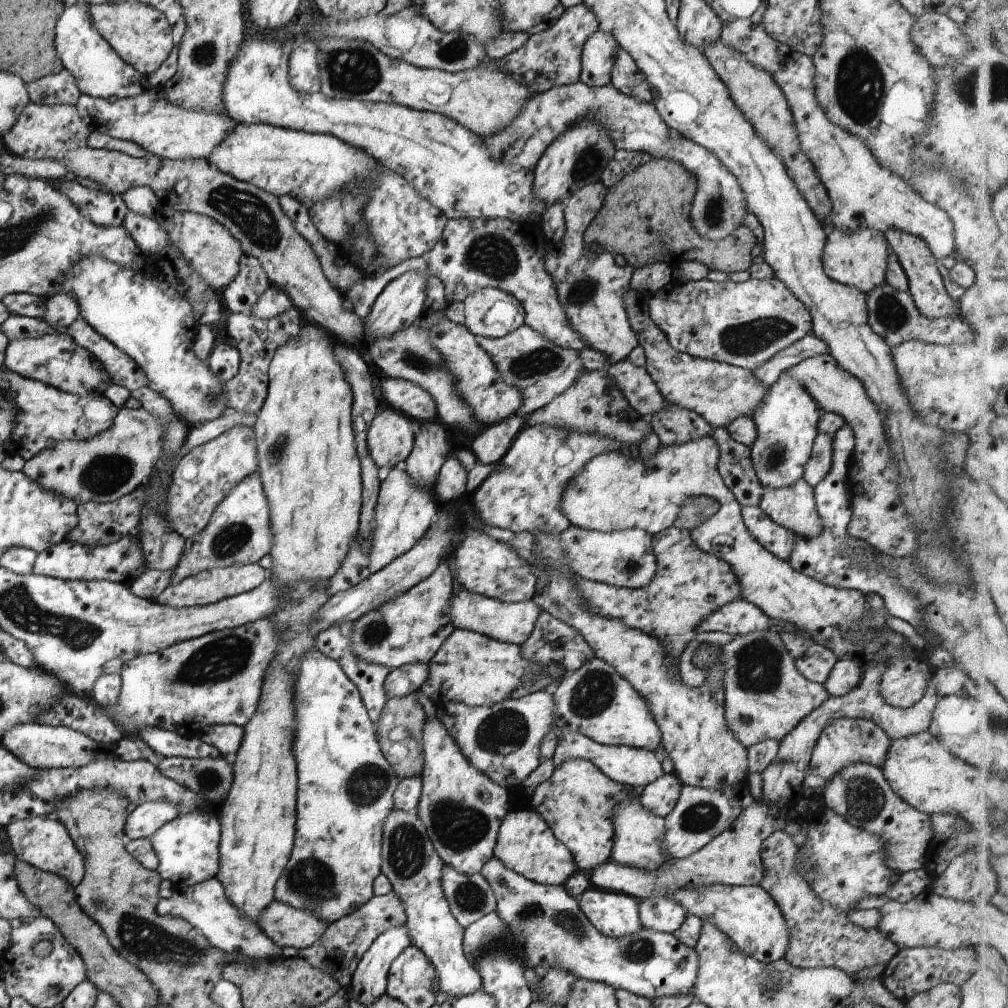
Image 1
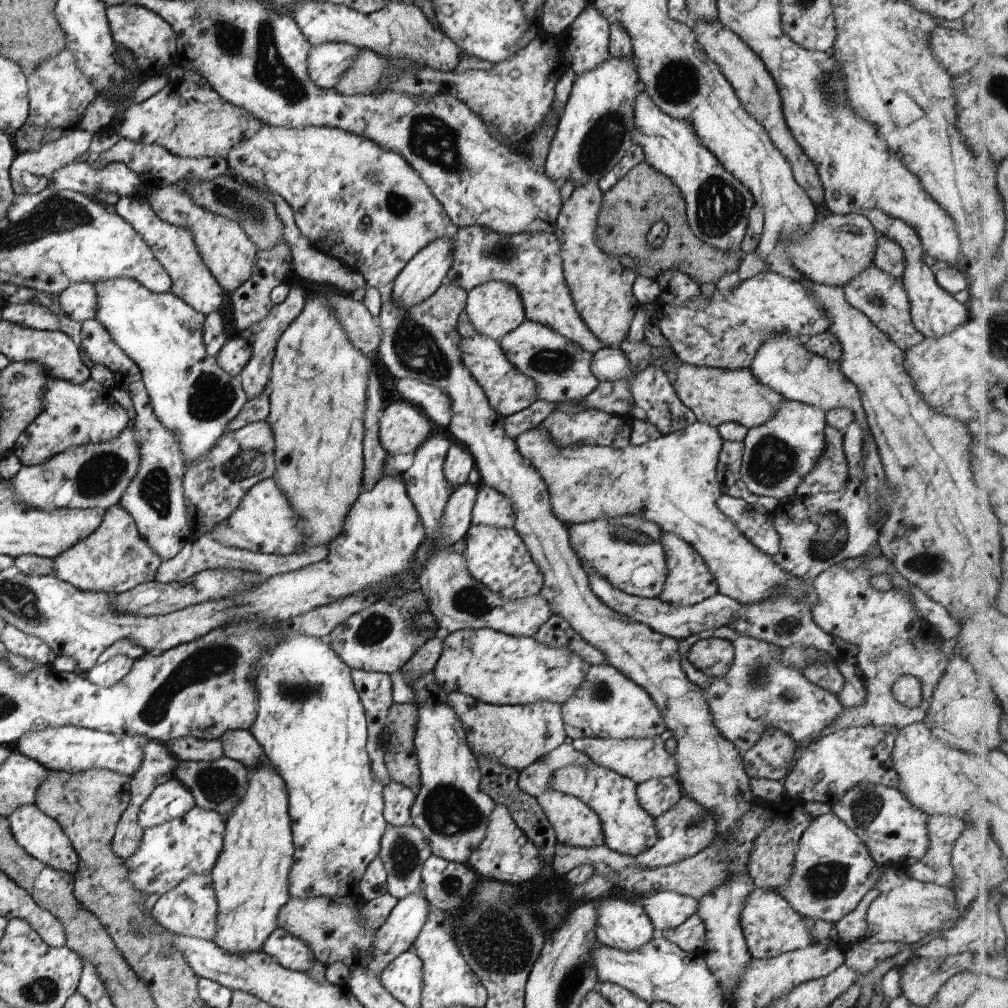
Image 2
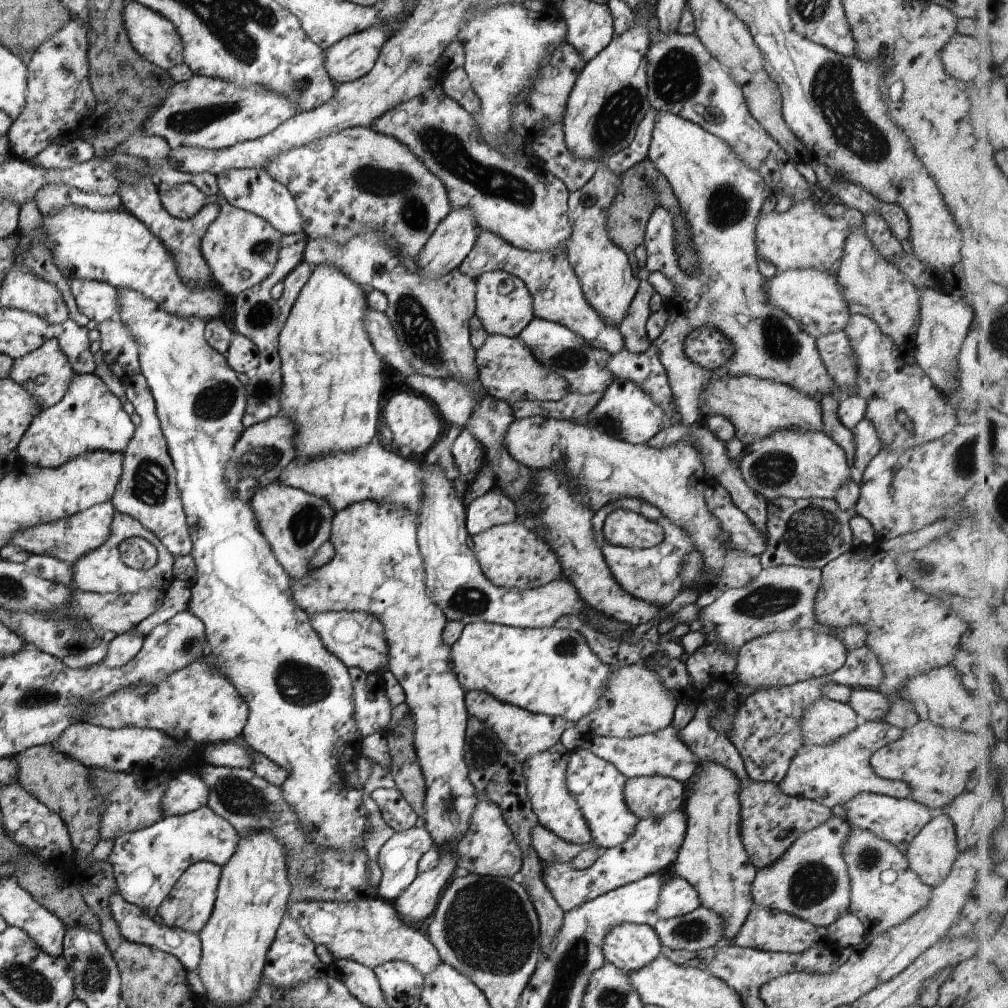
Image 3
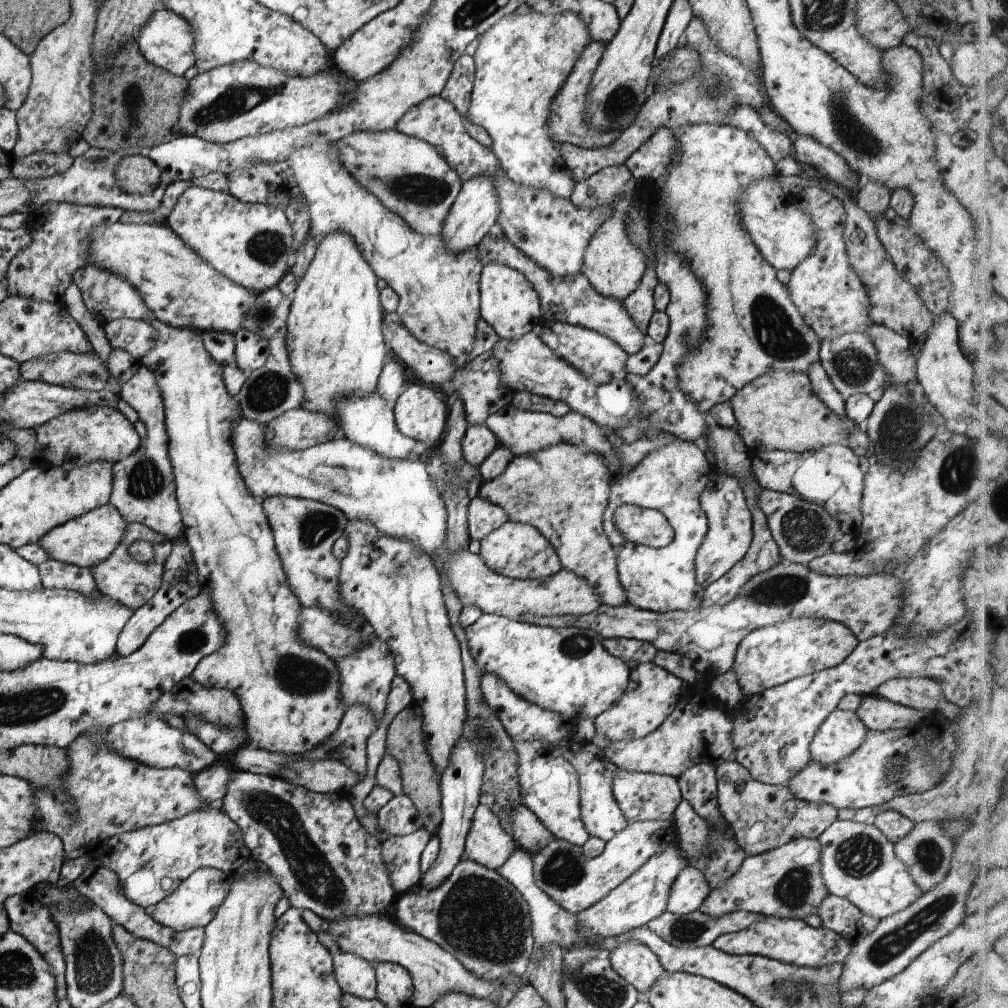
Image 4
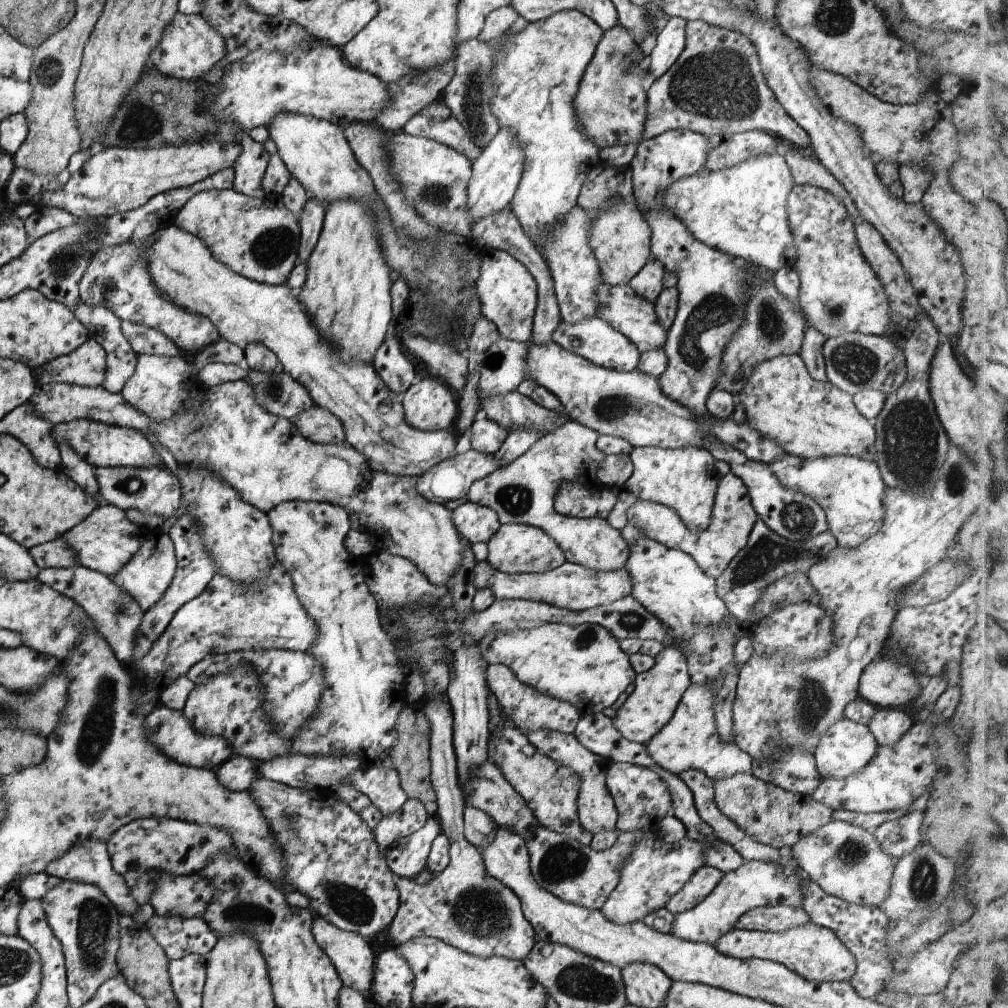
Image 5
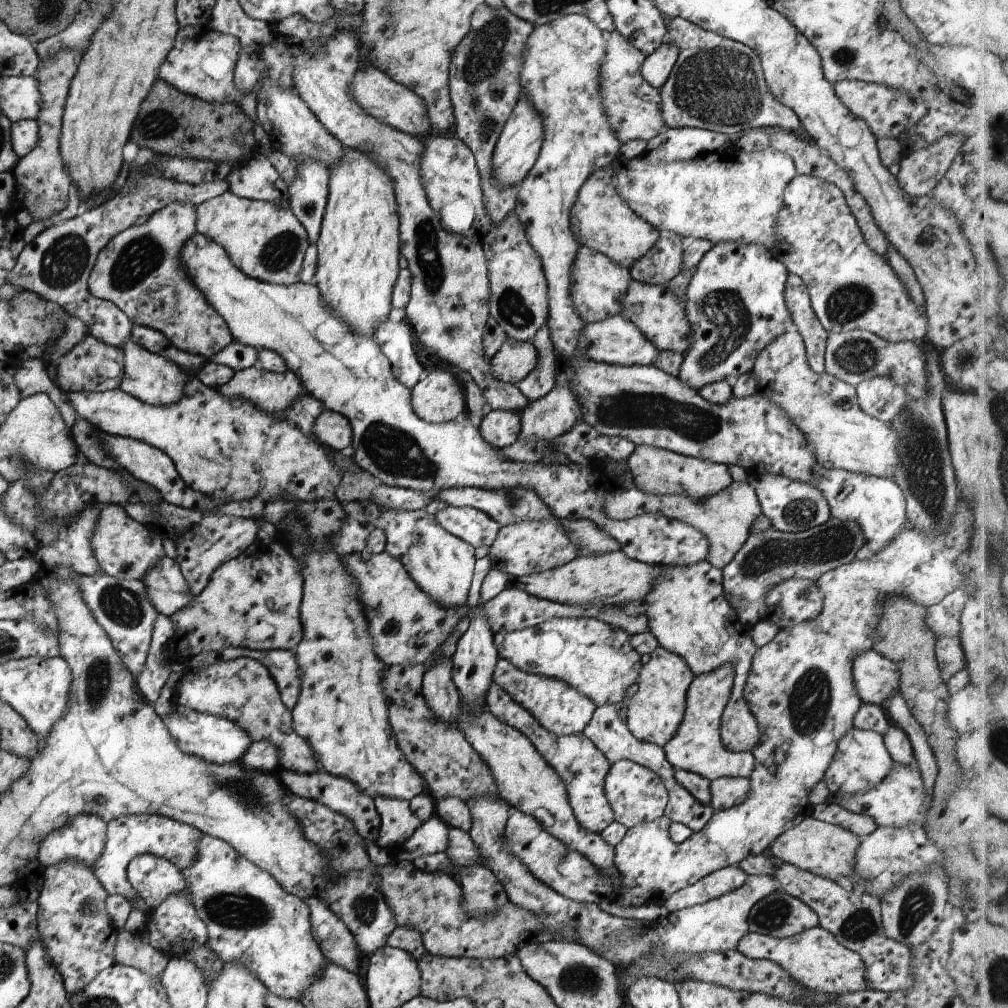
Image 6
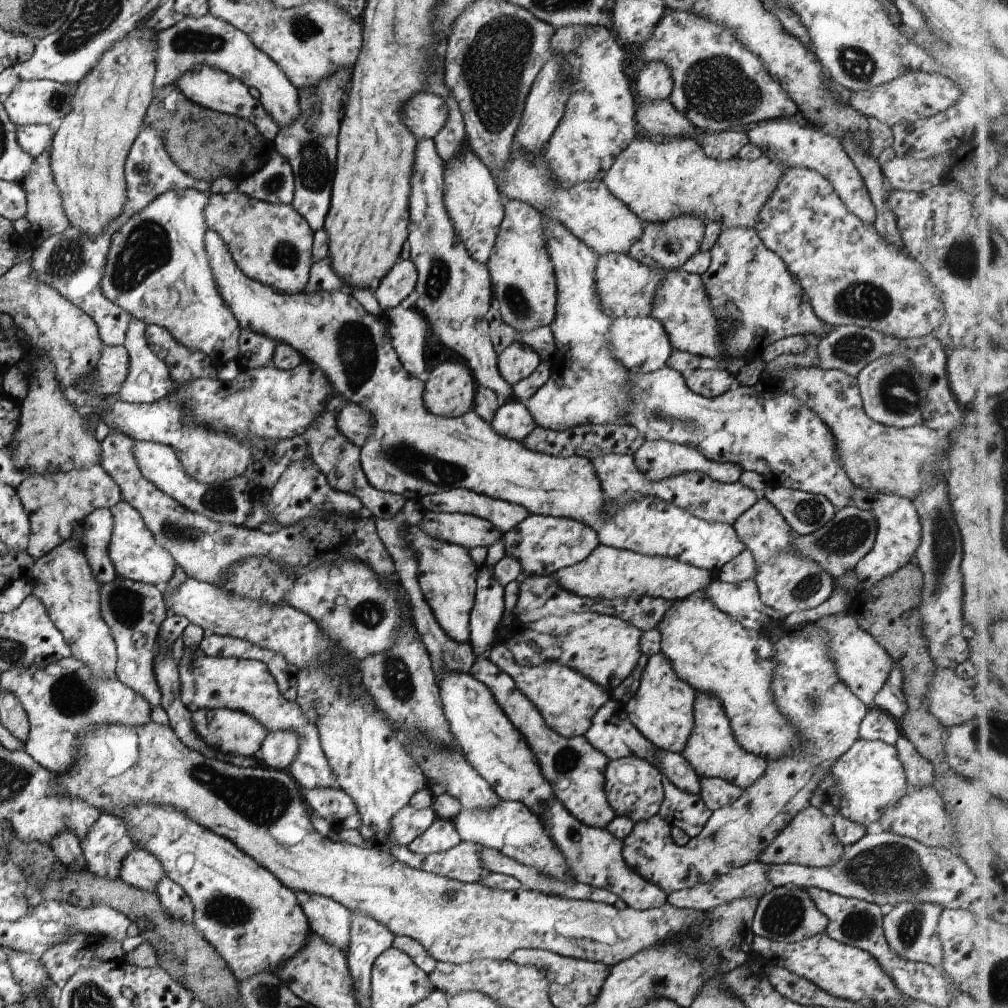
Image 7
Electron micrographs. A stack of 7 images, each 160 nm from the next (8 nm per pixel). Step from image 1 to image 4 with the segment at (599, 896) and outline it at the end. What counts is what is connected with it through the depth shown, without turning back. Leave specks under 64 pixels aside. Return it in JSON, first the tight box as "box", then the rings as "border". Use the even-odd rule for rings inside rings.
{"box":[607,940,664,994],"border":[[[636,940],[620,942],[618,948],[610,950],[607,956],[612,964],[612,969],[629,984],[632,984],[639,994],[652,990],[656,980],[664,974],[656,954],[648,950],[648,946]]]}

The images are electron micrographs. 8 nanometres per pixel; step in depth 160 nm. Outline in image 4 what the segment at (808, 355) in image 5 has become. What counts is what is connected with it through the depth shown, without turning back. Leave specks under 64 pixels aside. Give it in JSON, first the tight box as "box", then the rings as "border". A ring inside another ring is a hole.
{"box":[807,360,846,420],"border":[[[820,360],[808,368],[807,376],[814,395],[821,402],[824,402],[832,412],[836,412],[840,420],[844,420],[844,416],[846,415],[846,400],[838,393],[834,384],[832,384],[832,380],[826,374],[826,370],[824,370],[824,366],[822,366]]]}

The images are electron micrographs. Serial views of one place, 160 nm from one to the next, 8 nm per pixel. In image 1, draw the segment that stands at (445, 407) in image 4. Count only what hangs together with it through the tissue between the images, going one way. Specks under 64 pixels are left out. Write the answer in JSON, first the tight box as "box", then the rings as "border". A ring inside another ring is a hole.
{"box":[366,408,414,472],"border":[[[388,408],[378,413],[366,431],[367,447],[379,472],[404,462],[413,449],[414,428],[406,415]]]}

